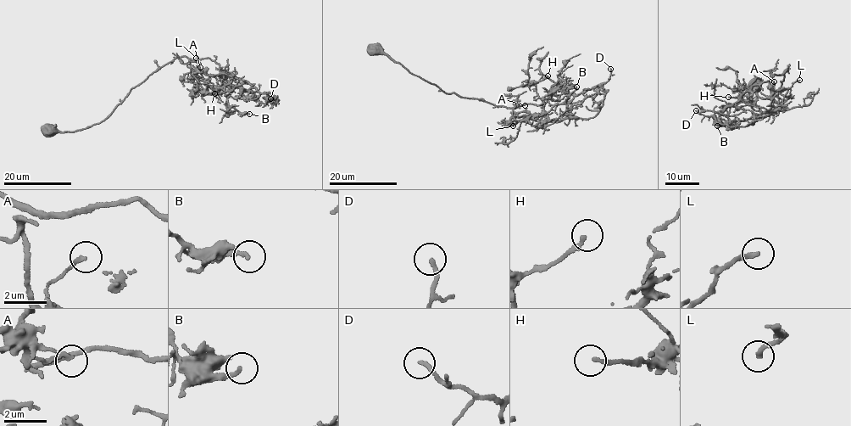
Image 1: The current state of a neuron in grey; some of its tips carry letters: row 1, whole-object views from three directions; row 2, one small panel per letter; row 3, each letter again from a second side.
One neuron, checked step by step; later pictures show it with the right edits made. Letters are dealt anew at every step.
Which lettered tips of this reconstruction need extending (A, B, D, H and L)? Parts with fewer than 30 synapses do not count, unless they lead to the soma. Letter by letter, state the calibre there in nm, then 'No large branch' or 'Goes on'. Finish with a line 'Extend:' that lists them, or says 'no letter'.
A: Thickness 180 nm. No large branch
B: Thickness 180 nm. No large branch
D: Thickness 190 nm. No large branch
H: Thickness 190 nm. No large branch
L: Thickness 200 nm. Goes on
Extend: L

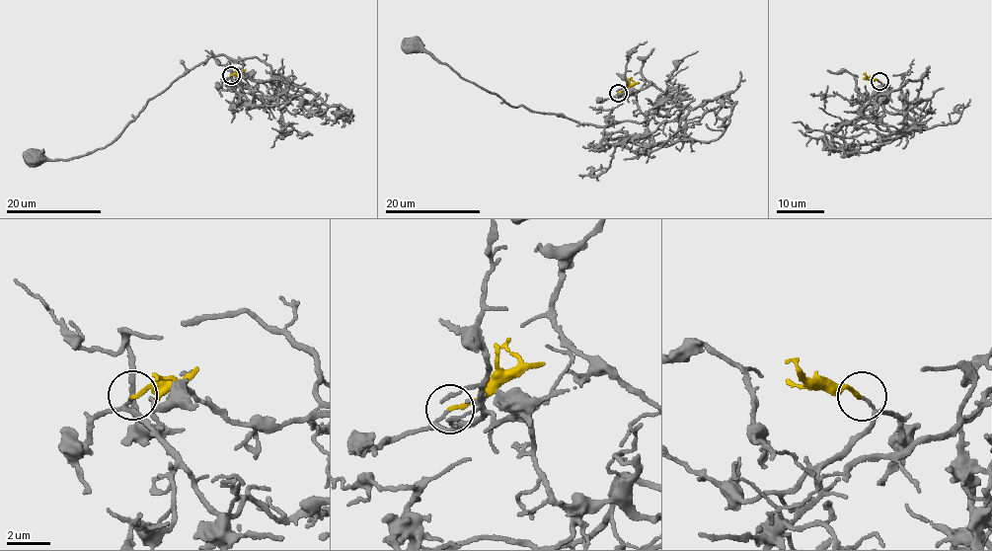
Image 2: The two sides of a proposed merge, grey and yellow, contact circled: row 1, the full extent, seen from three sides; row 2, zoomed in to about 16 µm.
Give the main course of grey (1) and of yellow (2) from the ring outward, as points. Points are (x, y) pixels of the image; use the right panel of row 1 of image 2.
1: (879, 81), (865, 107), (873, 118), (879, 94), (928, 72), (918, 93), (895, 114), (885, 110), (882, 92)
2: (879, 81), (863, 73)

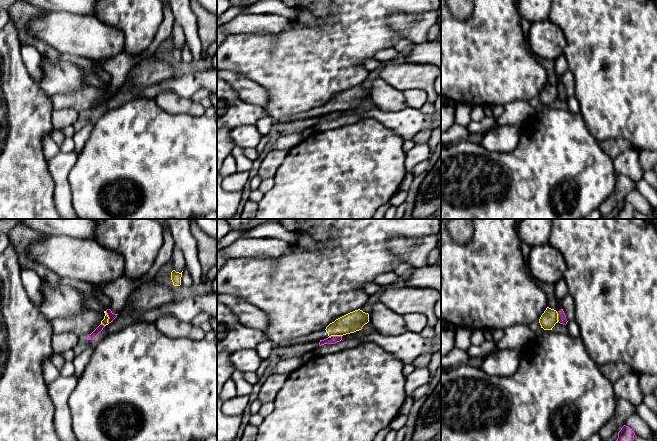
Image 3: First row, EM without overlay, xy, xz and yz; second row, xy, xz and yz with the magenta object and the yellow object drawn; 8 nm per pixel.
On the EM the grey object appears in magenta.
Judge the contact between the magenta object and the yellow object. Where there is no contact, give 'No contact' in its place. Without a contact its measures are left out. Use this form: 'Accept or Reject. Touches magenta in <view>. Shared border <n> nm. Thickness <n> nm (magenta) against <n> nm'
Reject. Touches magenta in xz. Shared border 110 nm. Thickness 60 nm (magenta) against 160 nm

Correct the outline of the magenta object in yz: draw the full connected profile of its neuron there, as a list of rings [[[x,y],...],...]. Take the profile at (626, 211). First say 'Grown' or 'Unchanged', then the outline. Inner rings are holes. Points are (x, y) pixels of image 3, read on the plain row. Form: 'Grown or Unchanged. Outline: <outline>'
Unchanged. Outline: [[[624,201],[618,208],[618,214],[614,219],[633,219],[634,211],[634,207],[630,203]]]

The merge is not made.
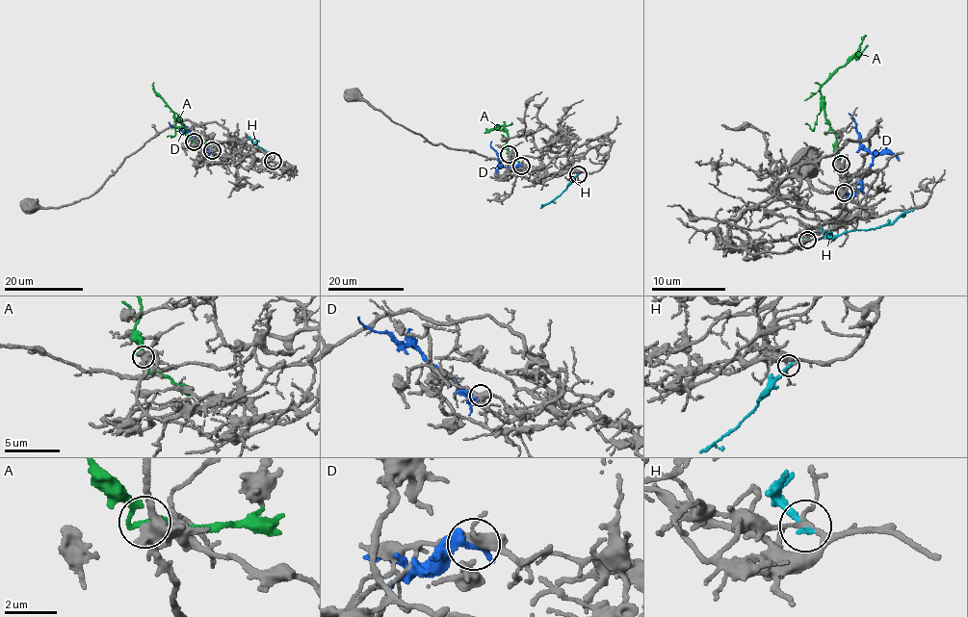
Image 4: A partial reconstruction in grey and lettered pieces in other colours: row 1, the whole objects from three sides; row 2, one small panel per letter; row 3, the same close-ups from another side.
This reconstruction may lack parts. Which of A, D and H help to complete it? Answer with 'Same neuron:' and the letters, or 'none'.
Same neuron: H

